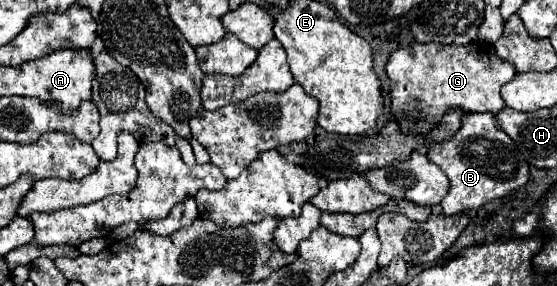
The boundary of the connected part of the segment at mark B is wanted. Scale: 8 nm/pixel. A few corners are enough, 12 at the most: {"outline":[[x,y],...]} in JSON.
{"outline":[[494,114],[464,116],[428,160],[450,180],[446,216],[528,182]]}

